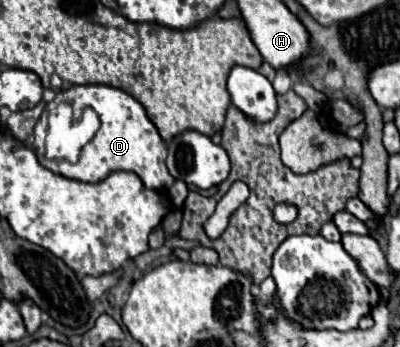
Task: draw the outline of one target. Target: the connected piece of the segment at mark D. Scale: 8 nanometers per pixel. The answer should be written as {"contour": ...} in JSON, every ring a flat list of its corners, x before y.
{"contour":[[90,84,90,86,70,86,68,90,60,90,56,94,56,98,46,106,44,114,40,116,36,128,34,128,34,152,44,150,44,136,46,136,46,114,48,110,52,110,54,106,58,106,60,102,70,102,74,106,74,110,82,110,84,106,92,106,98,116,100,116,100,130,94,136,94,140,82,150,80,160,76,164,64,162,64,160,38,160,44,168,52,170,54,174,60,174,64,178,72,178,72,180,80,180,80,182,102,182,108,174,116,172,116,170,132,170,136,172,146,188,156,188,160,192,166,192,172,184,174,178,170,176,168,168,166,168,166,144,160,138,156,126,152,124,152,120,144,114,144,106,132,98,130,94,126,94,124,90,112,88,112,86,102,86,102,84]]}

